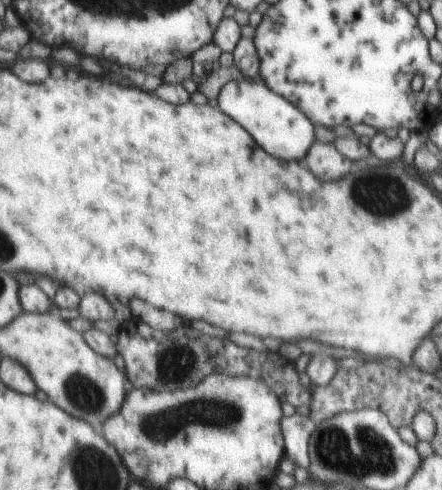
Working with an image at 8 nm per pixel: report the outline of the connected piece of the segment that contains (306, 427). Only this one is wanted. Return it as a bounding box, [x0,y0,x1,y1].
[282,413,317,471]

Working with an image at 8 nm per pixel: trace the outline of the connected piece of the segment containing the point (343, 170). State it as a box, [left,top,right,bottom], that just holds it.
[306,141,355,180]

